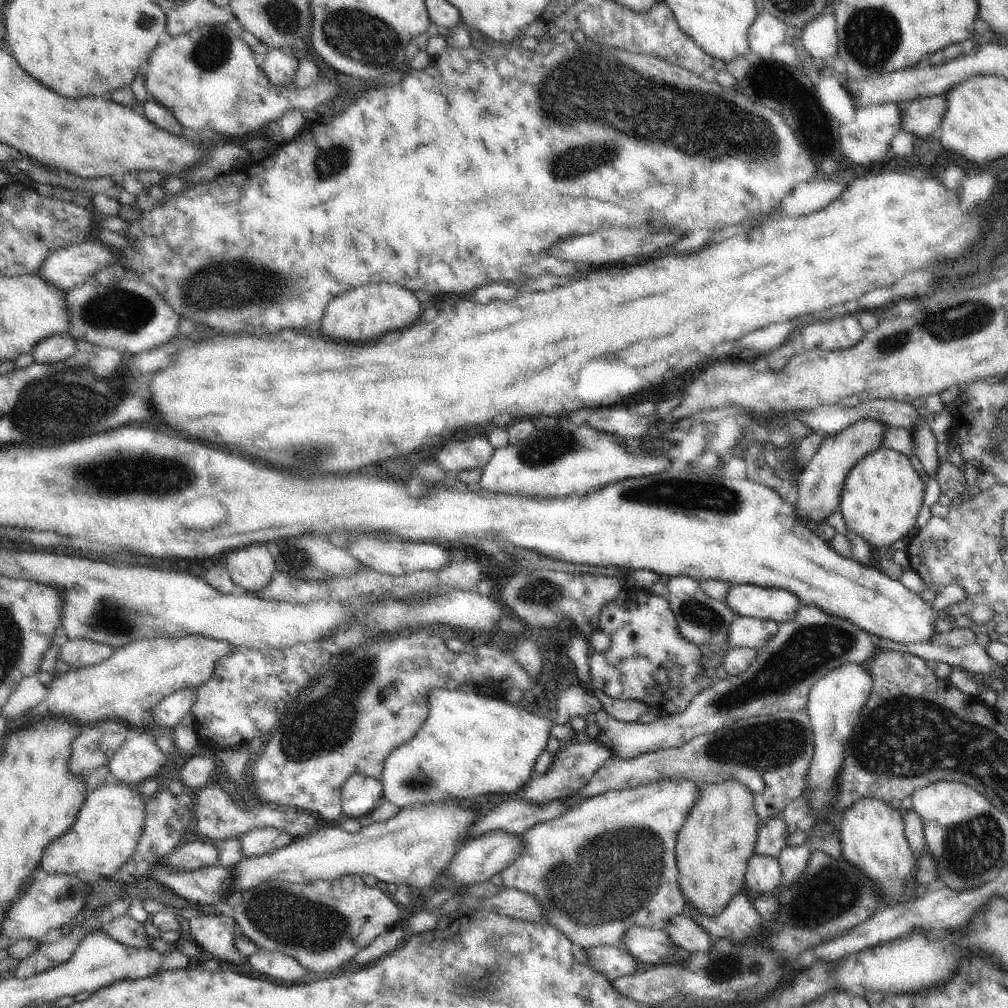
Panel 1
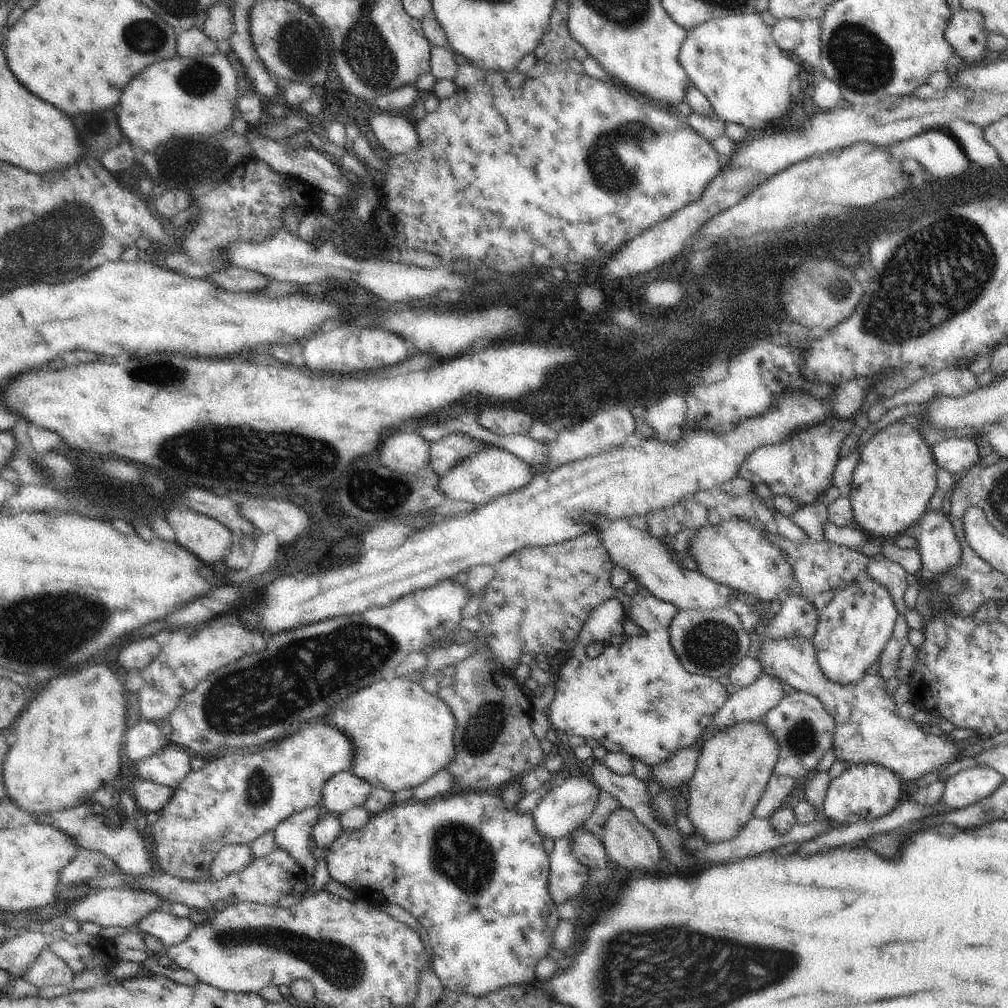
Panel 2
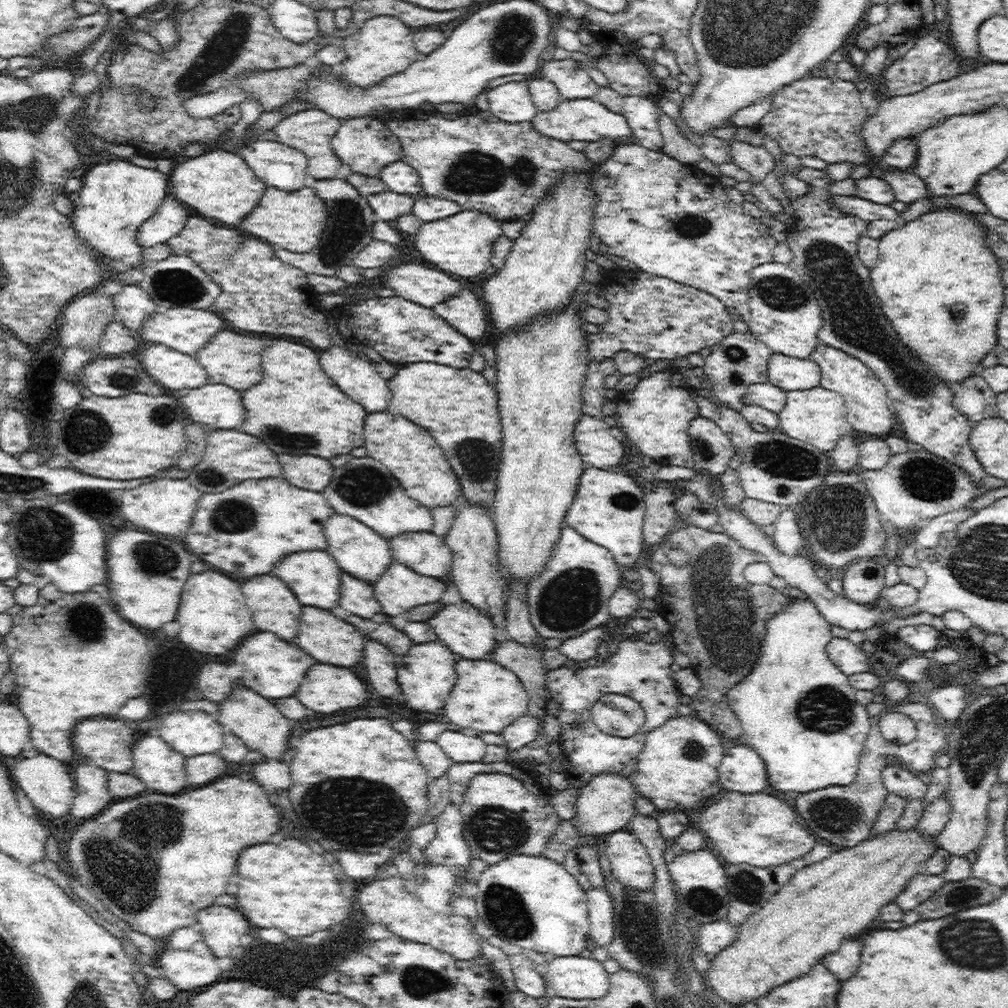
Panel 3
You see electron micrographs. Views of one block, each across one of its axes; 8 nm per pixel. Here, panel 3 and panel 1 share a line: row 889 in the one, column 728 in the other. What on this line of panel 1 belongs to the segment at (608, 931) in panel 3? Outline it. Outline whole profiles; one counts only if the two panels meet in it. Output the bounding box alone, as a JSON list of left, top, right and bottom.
[724,584,802,623]

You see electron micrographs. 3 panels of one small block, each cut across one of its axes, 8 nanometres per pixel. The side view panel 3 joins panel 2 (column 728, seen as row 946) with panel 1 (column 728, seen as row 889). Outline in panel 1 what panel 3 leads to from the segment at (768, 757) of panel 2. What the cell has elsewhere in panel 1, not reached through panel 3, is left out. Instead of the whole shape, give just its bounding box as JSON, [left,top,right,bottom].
[677,780,761,916]

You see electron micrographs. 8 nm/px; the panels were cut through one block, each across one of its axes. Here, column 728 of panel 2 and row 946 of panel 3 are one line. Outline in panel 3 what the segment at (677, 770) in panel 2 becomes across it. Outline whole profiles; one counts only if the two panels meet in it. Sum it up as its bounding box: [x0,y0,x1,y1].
[697,920,739,960]

